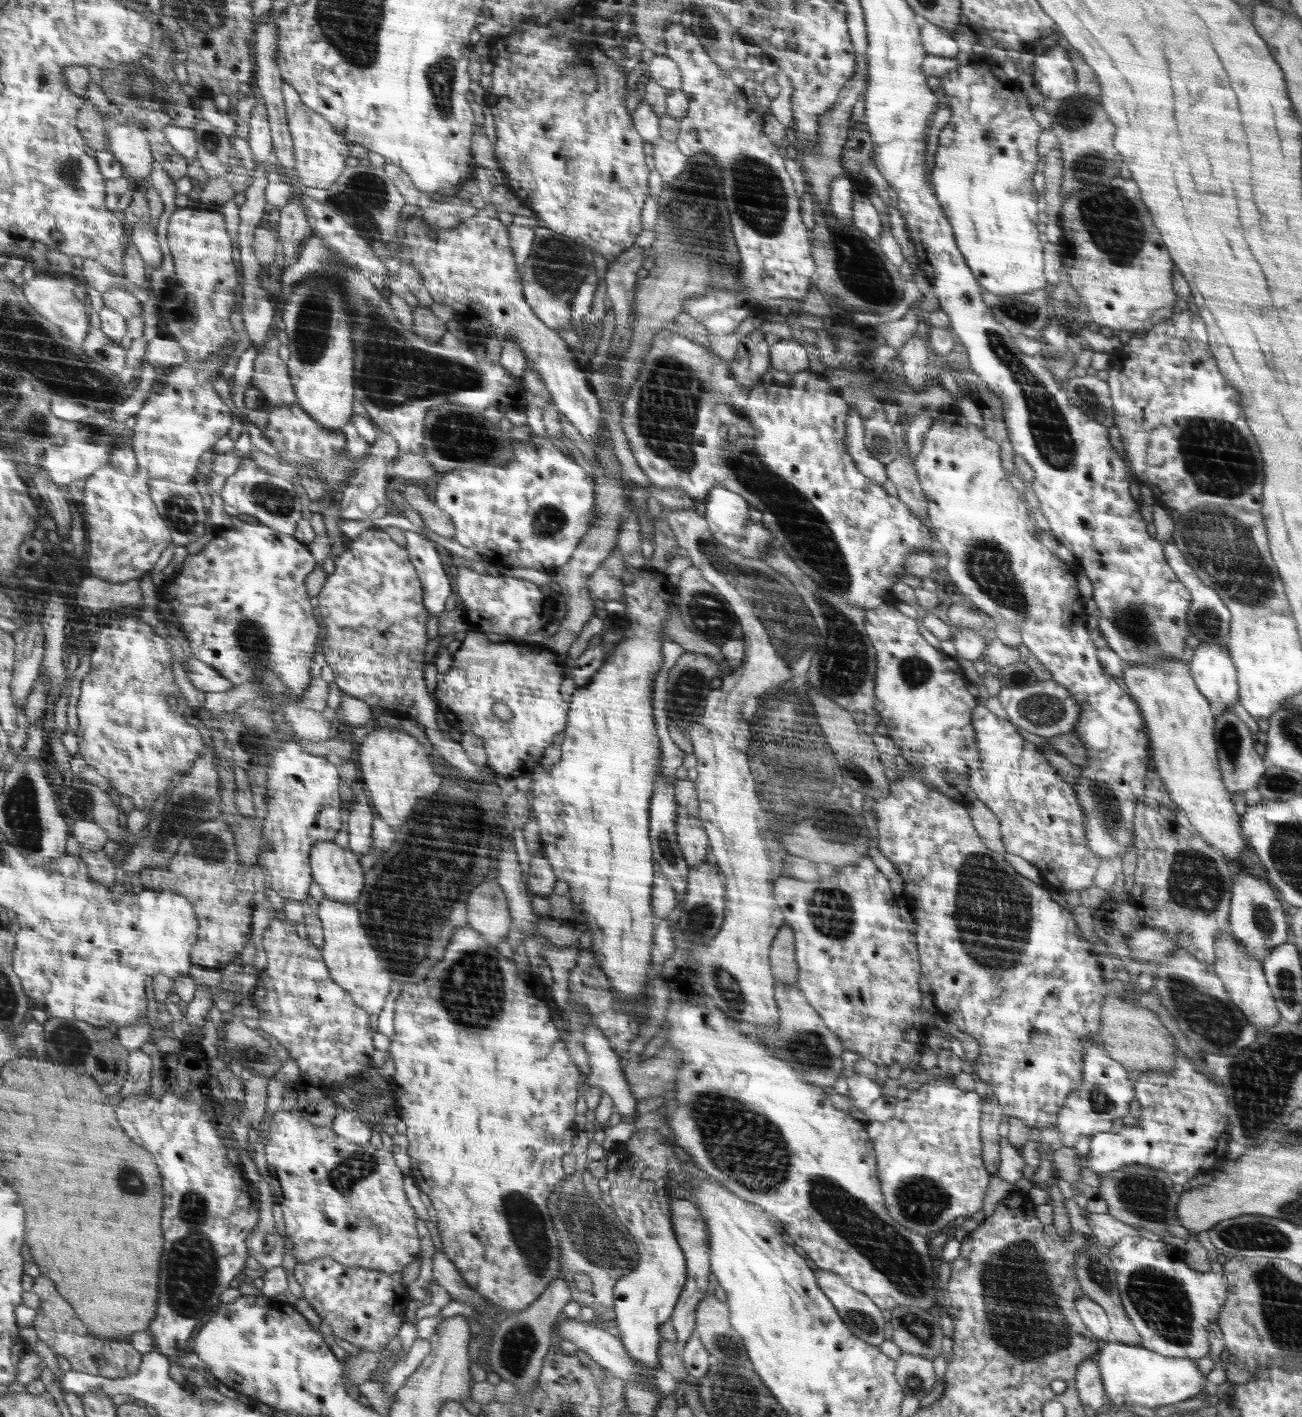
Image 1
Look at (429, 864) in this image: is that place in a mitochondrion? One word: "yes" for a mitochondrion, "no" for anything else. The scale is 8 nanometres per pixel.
yes

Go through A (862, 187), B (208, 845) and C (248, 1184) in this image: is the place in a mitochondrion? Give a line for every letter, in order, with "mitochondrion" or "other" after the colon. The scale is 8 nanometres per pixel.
A: other
B: mitochondrion
C: other

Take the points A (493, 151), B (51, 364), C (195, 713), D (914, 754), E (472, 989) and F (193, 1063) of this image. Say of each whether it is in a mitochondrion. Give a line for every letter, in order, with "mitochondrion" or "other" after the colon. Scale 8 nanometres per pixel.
A: other
B: mitochondrion
C: other
D: other
E: mitochondrion
F: other

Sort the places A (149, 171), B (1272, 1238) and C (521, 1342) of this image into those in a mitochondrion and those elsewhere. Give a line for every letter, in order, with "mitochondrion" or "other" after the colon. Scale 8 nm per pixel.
A: other
B: mitochondrion
C: mitochondrion

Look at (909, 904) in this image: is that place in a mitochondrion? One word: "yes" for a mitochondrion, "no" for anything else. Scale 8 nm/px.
no

